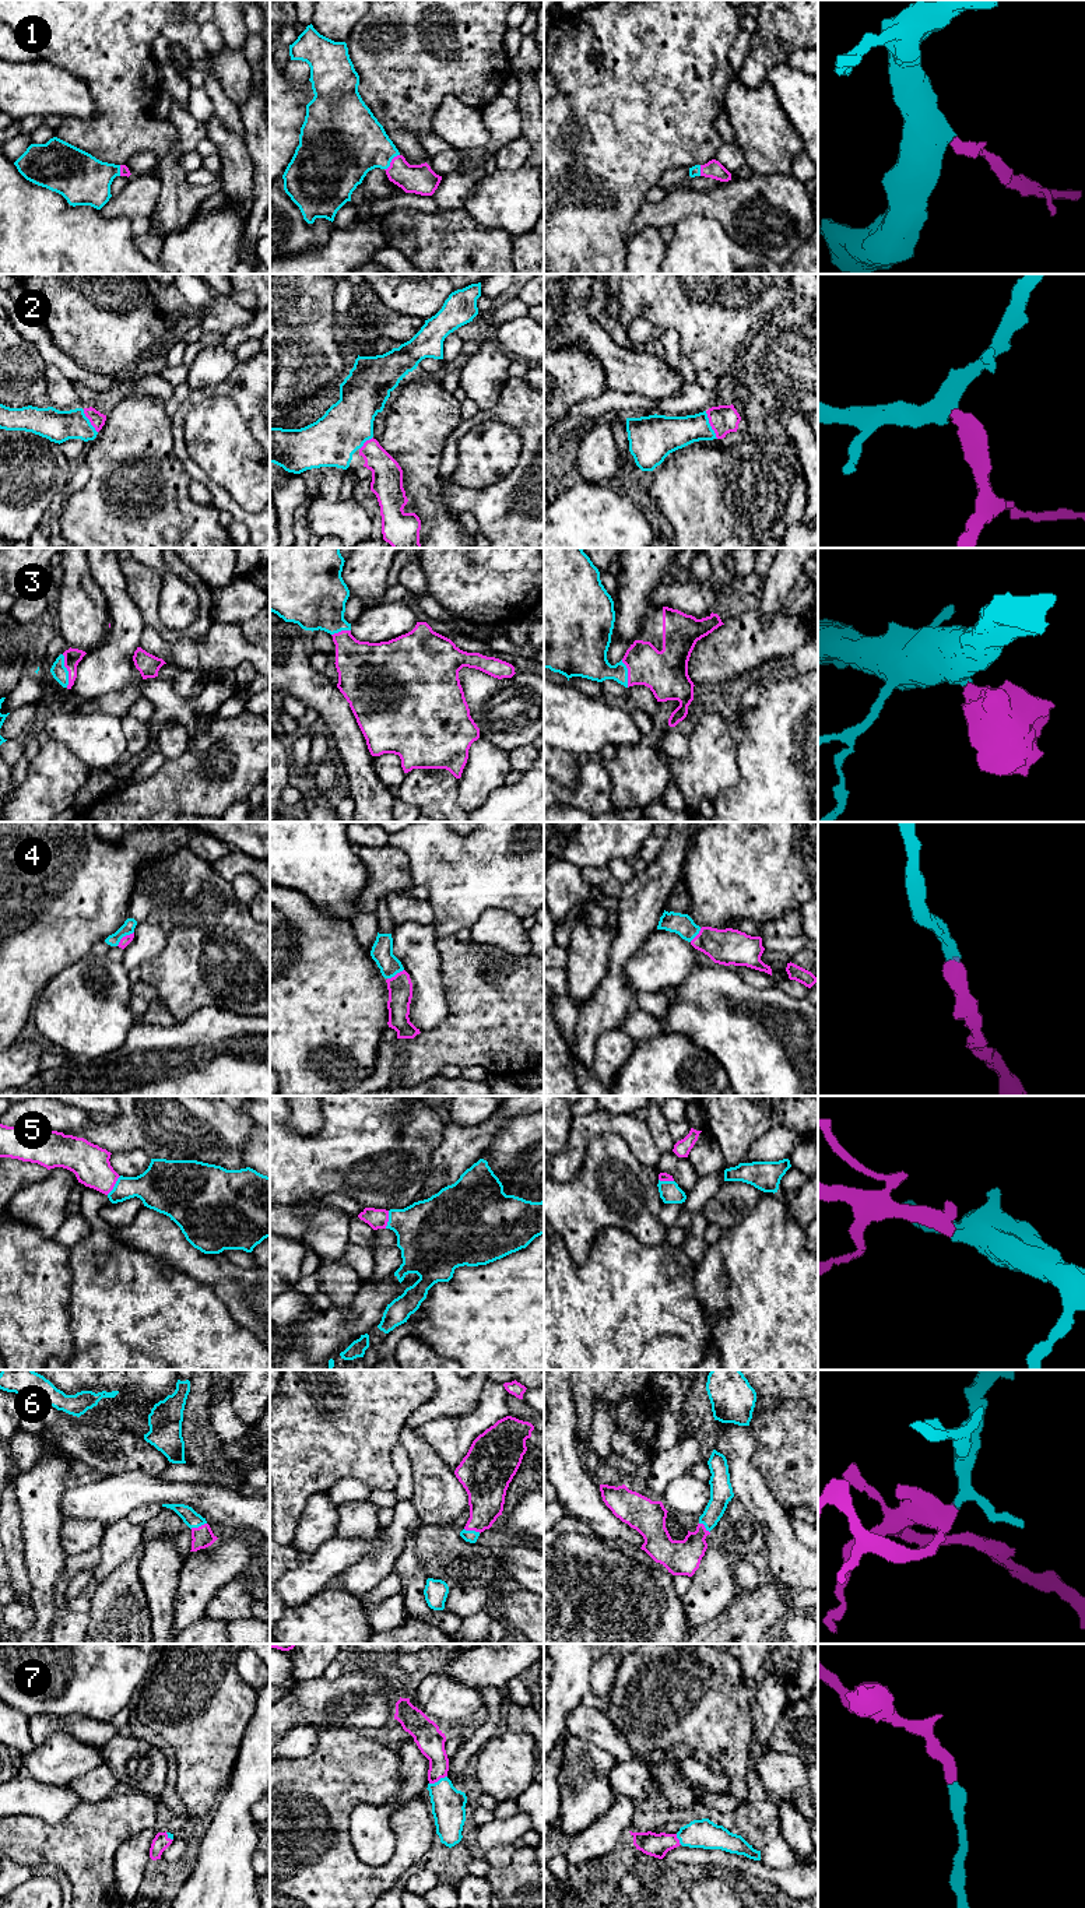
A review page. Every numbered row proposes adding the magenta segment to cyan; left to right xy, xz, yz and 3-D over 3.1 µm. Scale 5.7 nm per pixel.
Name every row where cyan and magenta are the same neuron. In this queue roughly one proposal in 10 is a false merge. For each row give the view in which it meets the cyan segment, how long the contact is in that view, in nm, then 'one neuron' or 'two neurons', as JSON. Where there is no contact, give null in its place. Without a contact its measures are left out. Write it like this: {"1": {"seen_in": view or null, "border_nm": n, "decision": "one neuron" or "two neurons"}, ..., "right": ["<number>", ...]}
{"1": {"seen_in": "xz", "border_nm": 130, "decision": "one neuron"}, "2": {"seen_in": "yz", "border_nm": 180, "decision": "one neuron"}, "3": {"seen_in": "xy", "border_nm": 190, "decision": "one neuron"}, "4": {"seen_in": "xy", "border_nm": 130, "decision": "one neuron"}, "5": {"seen_in": "xy", "border_nm": 140, "decision": "one neuron"}, "6": {"seen_in": "xy", "border_nm": 100, "decision": "one neuron"}, "7": {"seen_in": "xz", "border_nm": 120, "decision": "one neuron"}, "right": ["1", "2", "3", "4", "5", "6", "7"]}

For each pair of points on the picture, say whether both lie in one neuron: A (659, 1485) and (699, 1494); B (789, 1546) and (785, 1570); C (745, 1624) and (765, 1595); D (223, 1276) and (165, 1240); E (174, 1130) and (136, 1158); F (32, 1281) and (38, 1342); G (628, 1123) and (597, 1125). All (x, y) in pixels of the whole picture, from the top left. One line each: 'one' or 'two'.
A: two
B: one
C: one
D: one
E: two
F: one
G: one

